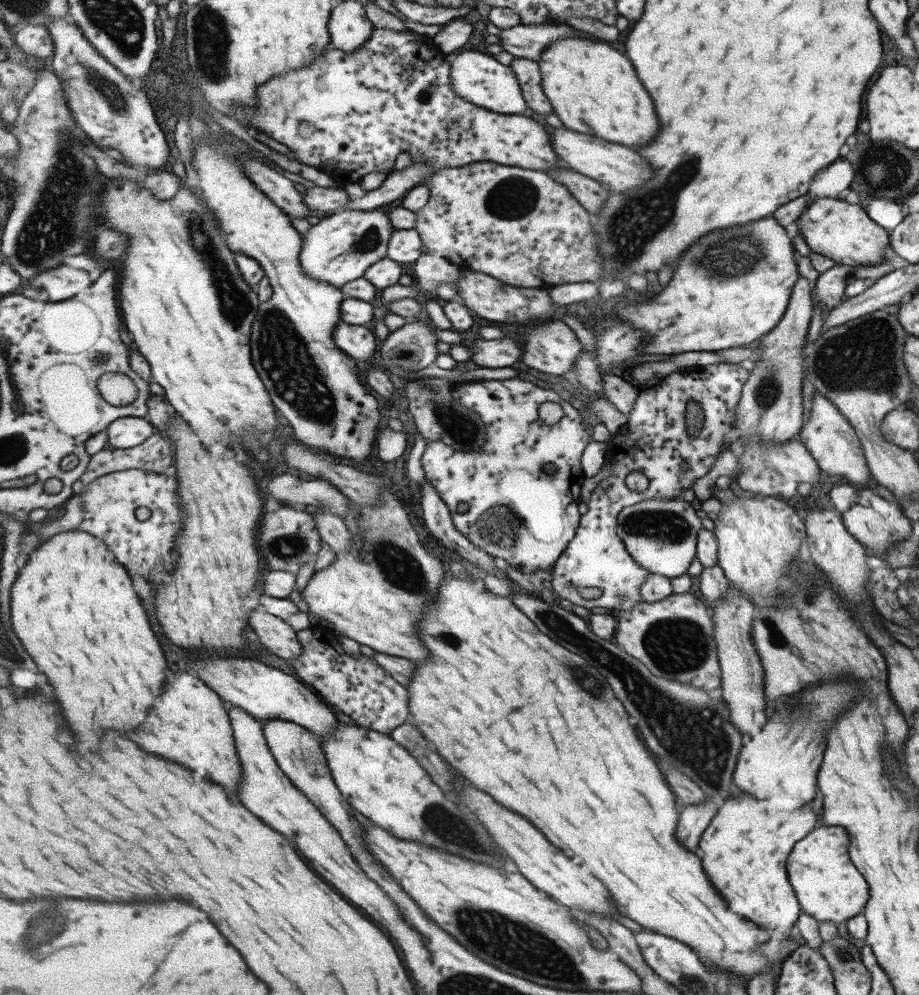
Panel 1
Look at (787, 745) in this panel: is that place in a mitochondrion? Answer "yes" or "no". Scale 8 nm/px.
no

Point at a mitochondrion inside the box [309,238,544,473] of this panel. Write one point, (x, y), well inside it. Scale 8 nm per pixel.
(449, 422)

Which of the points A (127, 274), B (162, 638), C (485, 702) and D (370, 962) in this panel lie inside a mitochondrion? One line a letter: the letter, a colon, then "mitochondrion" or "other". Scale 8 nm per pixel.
A: other
B: other
C: other
D: other

